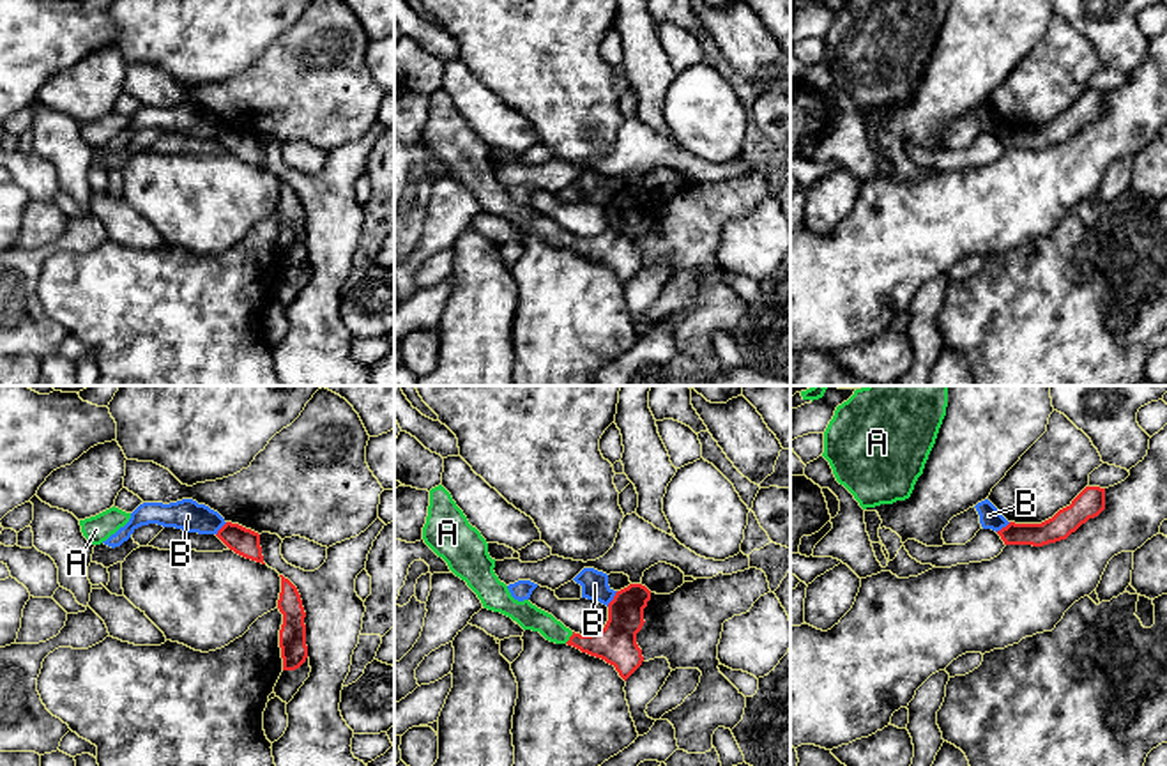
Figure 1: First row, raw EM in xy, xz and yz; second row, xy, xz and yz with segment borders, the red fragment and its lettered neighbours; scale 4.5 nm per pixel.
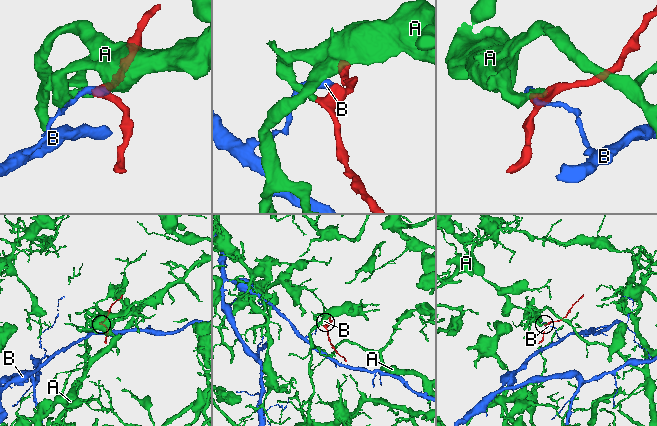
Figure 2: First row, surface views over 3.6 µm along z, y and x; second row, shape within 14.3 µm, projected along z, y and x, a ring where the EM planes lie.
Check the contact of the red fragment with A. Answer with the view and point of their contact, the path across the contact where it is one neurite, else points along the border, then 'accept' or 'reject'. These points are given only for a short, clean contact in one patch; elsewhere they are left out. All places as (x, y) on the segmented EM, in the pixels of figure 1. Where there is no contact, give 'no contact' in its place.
xz (570, 637) | across xz (616, 644), (586, 644), (570, 637), (524, 612) | accept

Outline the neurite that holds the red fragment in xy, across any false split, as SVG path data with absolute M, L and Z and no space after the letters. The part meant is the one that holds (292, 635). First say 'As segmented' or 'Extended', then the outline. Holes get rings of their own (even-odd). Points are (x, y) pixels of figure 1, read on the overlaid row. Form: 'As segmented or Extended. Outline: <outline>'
As segmented. Outline: M283 575L279 577L281 593L278 600L278 609L283 614L283 624L279 630L283 670L295 670L308 658L304 624L306 612L297 587Z

